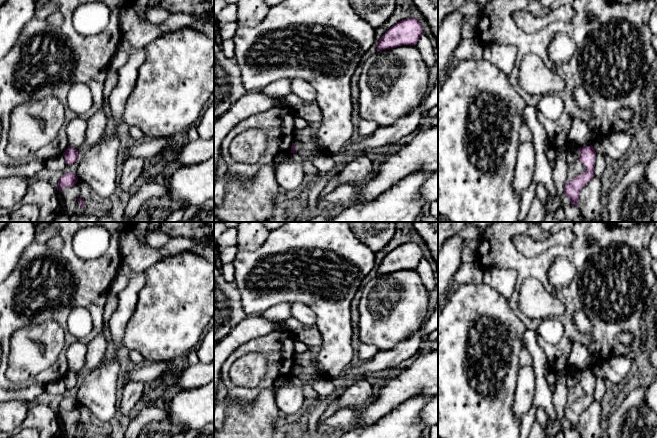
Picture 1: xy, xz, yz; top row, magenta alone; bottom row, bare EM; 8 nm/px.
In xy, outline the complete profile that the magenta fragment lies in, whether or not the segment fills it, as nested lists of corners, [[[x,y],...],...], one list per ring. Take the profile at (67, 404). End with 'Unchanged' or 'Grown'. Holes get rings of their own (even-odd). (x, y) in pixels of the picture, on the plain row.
[[[65,397],[61,400],[57,414],[61,414],[64,412],[70,412],[77,407],[78,403],[75,397]]]. Unchanged

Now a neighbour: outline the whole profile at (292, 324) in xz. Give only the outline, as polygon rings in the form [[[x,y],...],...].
[[[291,317],[288,320],[286,320],[285,322],[283,322],[283,328],[290,332],[294,332],[294,331],[304,329],[305,326],[301,322],[299,322],[297,319]]]

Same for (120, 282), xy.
[[[118,274],[111,283],[110,292],[117,295],[128,285],[128,282],[129,279],[126,276]]]

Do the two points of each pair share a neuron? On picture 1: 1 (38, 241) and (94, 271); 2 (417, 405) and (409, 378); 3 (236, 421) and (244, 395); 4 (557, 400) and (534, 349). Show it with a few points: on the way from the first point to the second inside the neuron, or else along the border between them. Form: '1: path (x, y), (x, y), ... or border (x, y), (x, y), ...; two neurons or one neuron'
1: path (50, 254), (66, 262), (75, 271), (80, 271); one neuron
2: border (427, 392), (421, 392), (407, 398), (394, 408); two neurons
3: border (263, 389), (251, 401), (242, 401), (230, 397); two neurons
4: border (552, 393), (554, 411); two neurons

